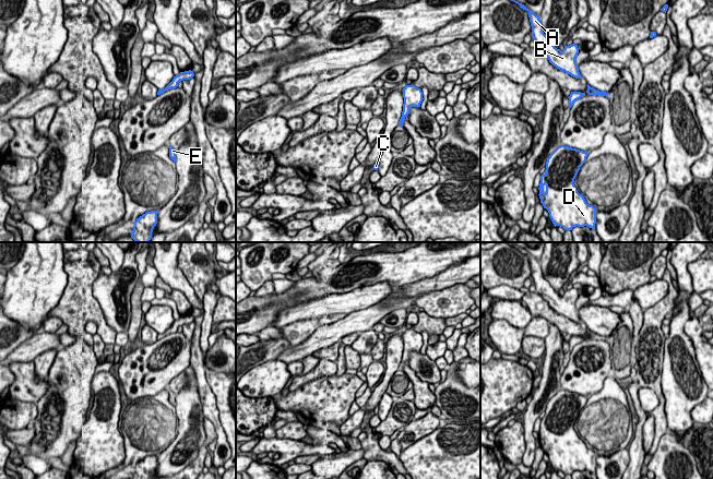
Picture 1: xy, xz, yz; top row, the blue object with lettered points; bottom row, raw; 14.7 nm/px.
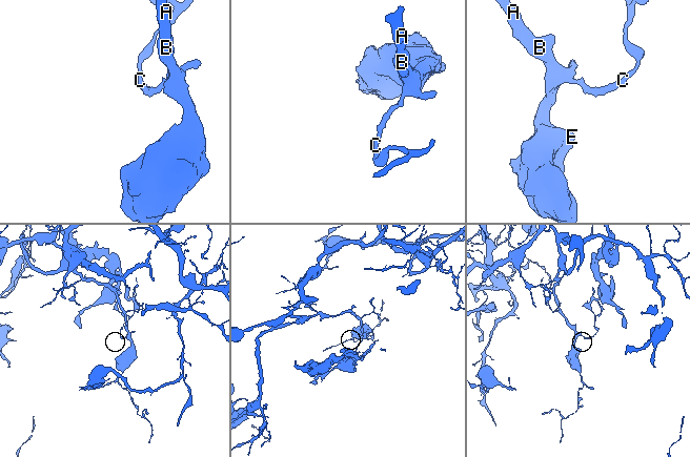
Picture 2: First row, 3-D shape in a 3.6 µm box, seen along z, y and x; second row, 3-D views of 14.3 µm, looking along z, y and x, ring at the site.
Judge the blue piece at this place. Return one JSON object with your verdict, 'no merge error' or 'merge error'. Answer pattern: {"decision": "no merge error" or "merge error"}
{"decision": "merge error"}

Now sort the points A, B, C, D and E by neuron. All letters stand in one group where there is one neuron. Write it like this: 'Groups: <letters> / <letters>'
Groups: A B D E / C

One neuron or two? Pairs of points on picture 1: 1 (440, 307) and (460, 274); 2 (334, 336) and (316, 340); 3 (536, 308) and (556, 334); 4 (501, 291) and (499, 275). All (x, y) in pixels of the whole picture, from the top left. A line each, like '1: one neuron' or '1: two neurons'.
1: two neurons
2: one neuron
3: two neurons
4: two neurons

